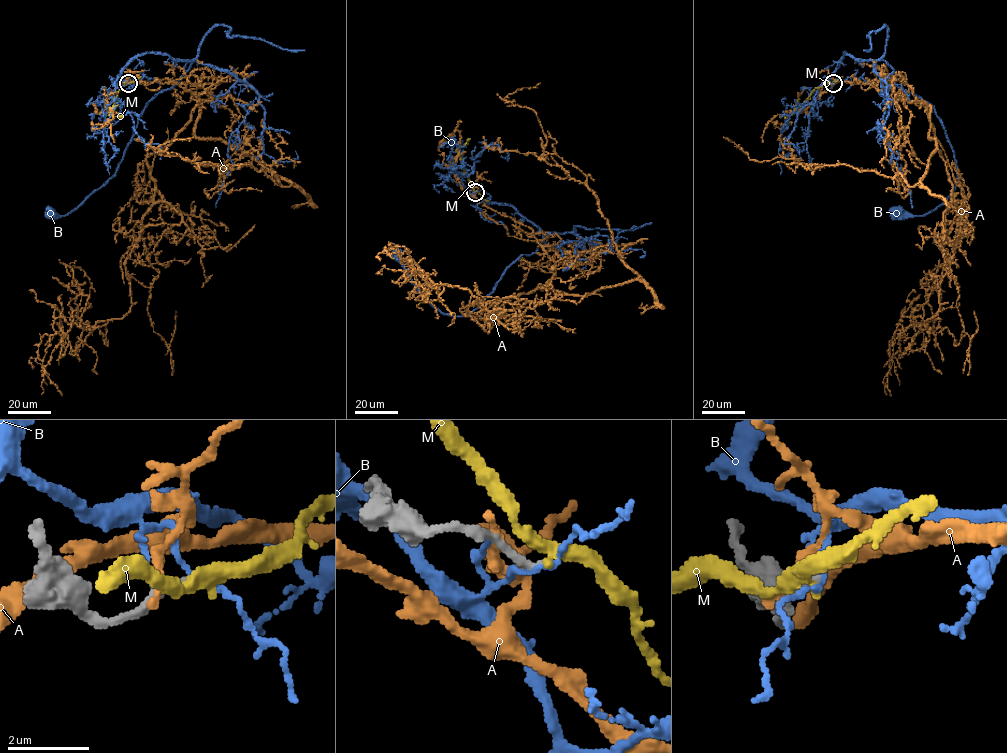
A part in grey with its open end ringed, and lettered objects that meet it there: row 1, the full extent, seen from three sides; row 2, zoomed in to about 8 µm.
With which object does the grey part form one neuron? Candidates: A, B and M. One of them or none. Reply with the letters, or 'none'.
none

